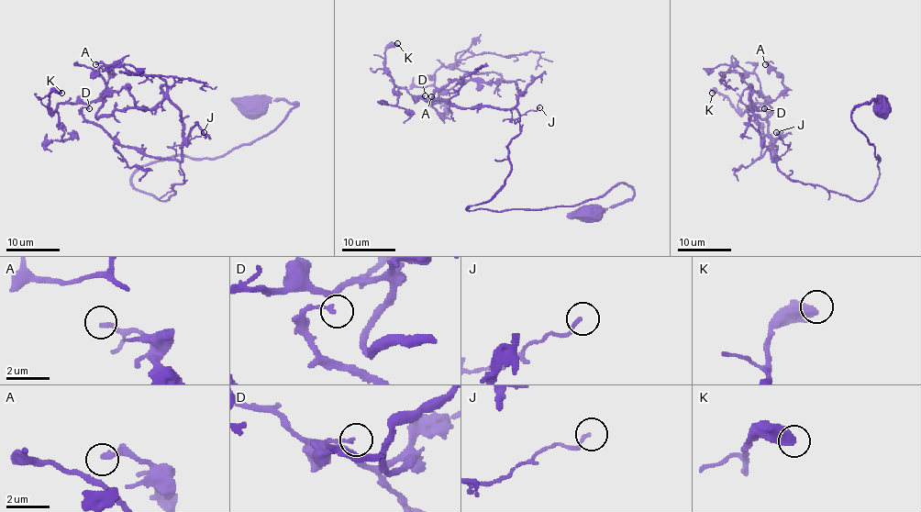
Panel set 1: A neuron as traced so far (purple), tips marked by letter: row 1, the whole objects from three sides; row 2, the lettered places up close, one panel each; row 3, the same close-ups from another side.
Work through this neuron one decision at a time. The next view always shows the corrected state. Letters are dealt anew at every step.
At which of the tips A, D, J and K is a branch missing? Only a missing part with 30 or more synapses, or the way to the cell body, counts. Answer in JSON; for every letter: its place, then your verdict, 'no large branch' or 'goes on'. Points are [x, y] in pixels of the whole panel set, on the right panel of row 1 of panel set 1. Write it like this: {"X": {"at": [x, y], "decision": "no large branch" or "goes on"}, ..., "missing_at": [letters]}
{"A": {"at": [765, 64], "decision": "no large branch"}, "D": {"at": [764, 108], "decision": "no large branch"}, "J": {"at": [776, 132], "decision": "no large branch"}, "K": {"at": [712, 93], "decision": "goes on"}, "missing_at": ["K"]}

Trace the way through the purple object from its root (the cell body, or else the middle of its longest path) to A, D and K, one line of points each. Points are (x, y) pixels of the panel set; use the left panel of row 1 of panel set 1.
A: (256, 107), (297, 105), (144, 164), (160, 200), (182, 112), (97, 100), (95, 64)
D: (256, 107), (297, 105), (223, 155), (133, 175), (167, 200), (180, 163), (121, 147), (89, 108)
K: (256, 107), (297, 105), (144, 164), (160, 200), (182, 112), (61, 93)

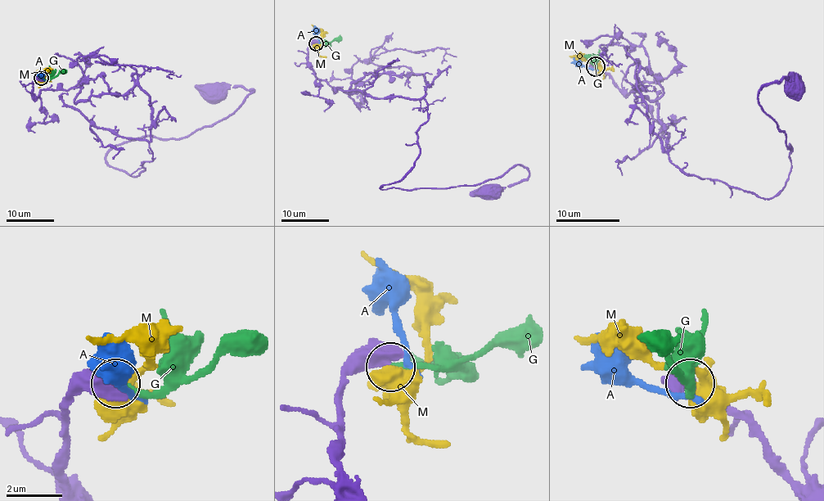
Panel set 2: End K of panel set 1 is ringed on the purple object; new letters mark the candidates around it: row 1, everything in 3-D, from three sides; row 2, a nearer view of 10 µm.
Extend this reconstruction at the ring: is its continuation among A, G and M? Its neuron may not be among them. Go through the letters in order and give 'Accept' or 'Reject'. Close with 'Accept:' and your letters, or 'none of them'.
A: Reject
G: Accept
M: Reject
Accept: G

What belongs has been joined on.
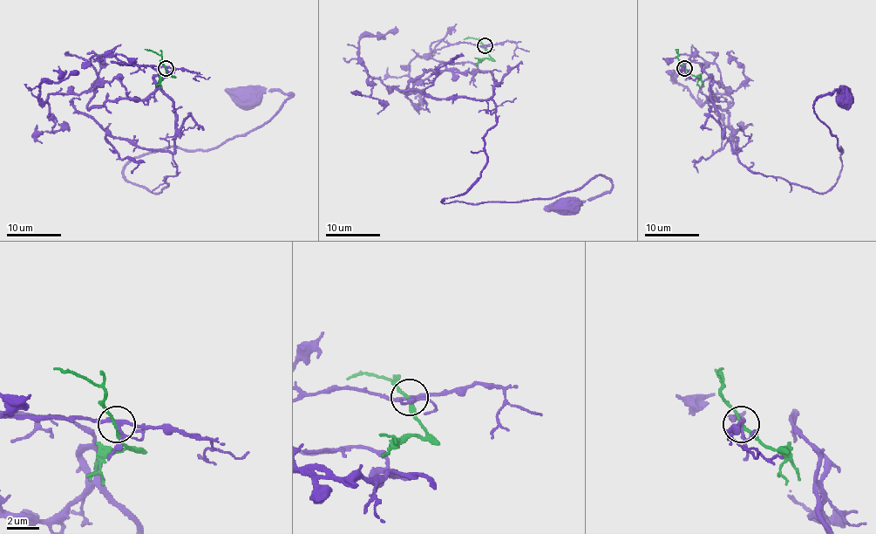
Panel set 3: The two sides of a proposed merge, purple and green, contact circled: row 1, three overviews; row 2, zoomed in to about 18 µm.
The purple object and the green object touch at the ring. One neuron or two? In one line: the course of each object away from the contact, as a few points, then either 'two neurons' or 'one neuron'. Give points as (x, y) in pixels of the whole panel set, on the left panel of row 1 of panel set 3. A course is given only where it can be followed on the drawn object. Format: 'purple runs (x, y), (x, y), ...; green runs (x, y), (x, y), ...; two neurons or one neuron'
purple runs (166, 68), (112, 62), (173, 102), (151, 193), (136, 158), (292, 95), (250, 98); green runs (166, 68), (170, 76), (165, 76), (156, 86); two neurons

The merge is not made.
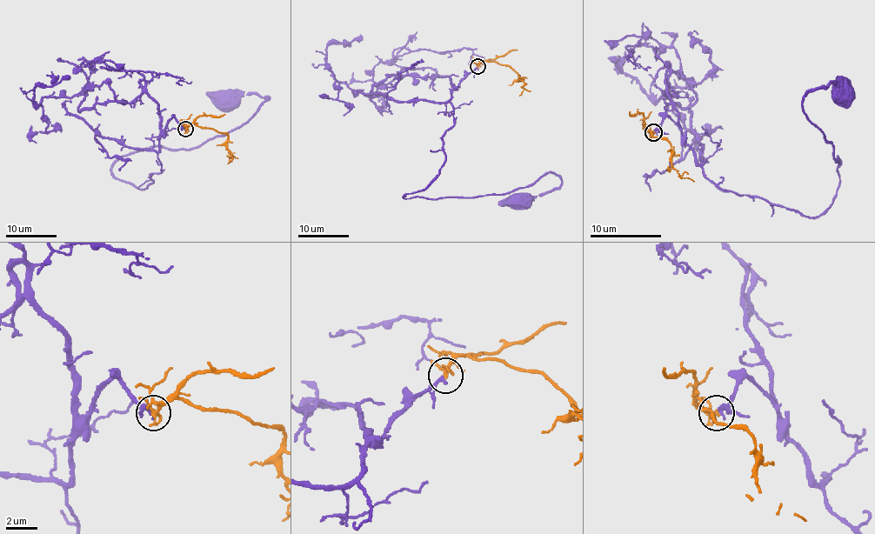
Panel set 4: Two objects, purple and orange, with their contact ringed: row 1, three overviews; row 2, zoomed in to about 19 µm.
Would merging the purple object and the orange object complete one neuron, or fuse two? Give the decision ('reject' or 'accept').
accept

